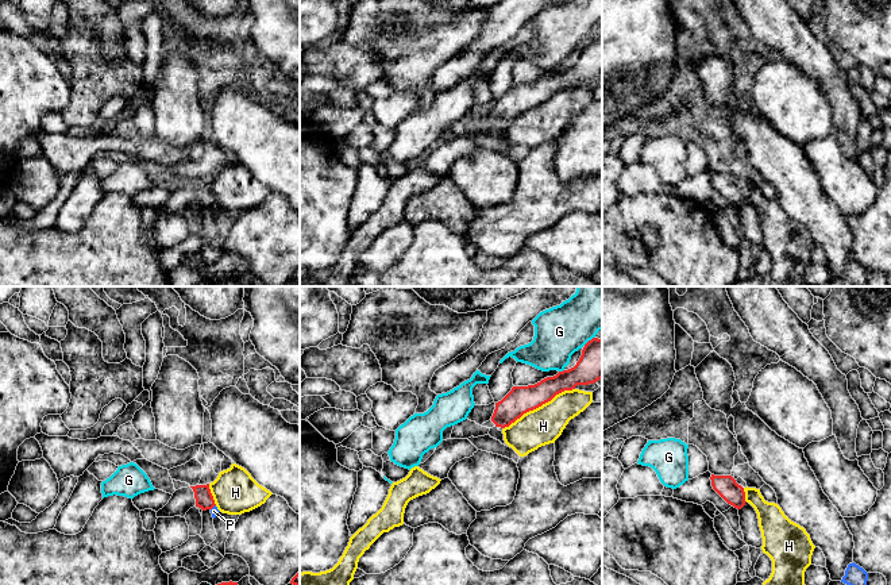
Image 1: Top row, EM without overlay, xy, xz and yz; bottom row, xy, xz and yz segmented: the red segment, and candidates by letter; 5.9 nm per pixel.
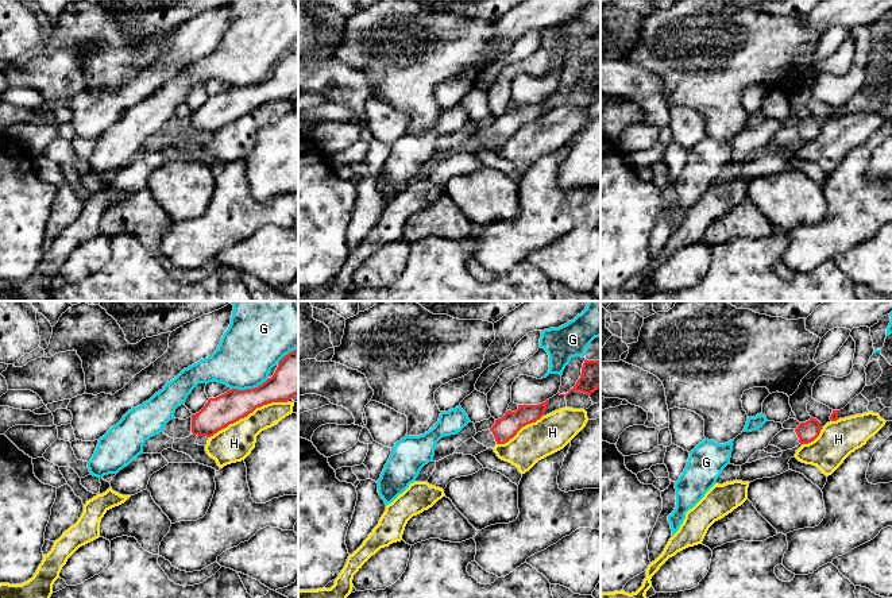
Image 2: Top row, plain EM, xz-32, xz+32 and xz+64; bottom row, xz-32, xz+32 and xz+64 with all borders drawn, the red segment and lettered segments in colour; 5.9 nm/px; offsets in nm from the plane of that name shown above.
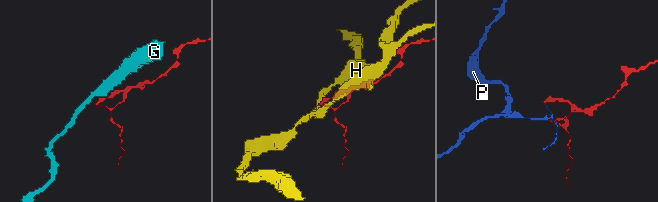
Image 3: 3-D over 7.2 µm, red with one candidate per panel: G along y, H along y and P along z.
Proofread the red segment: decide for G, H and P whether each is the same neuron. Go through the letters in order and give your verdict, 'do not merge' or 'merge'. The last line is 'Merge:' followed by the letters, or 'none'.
G: do not merge
H: do not merge
P: do not merge
Merge: none

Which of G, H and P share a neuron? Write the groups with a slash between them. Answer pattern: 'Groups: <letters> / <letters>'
Groups: G / H / P

